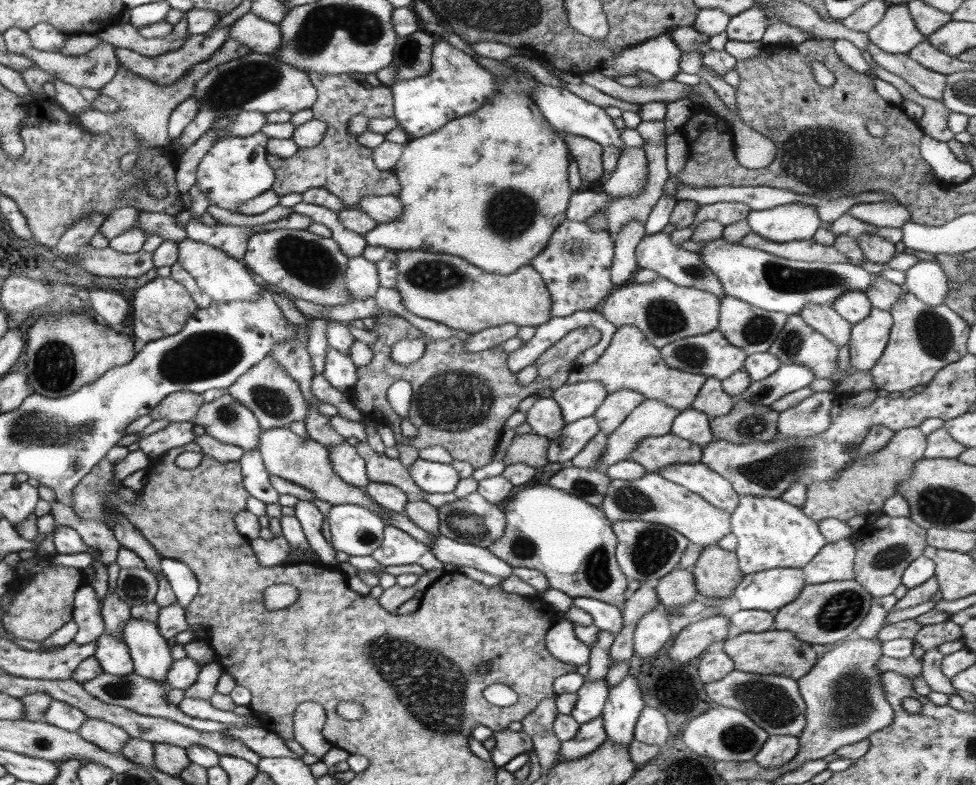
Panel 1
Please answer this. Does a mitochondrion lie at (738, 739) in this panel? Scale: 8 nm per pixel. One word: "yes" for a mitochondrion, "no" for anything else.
yes

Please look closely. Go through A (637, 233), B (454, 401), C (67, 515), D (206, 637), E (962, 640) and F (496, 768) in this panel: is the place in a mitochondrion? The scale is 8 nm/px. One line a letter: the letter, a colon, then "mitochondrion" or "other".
A: other
B: mitochondrion
C: other
D: other
E: other
F: other

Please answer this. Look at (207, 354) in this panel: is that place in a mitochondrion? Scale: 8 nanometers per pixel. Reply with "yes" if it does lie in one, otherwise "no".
yes

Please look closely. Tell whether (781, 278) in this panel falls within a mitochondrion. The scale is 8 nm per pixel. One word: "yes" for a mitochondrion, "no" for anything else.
yes

